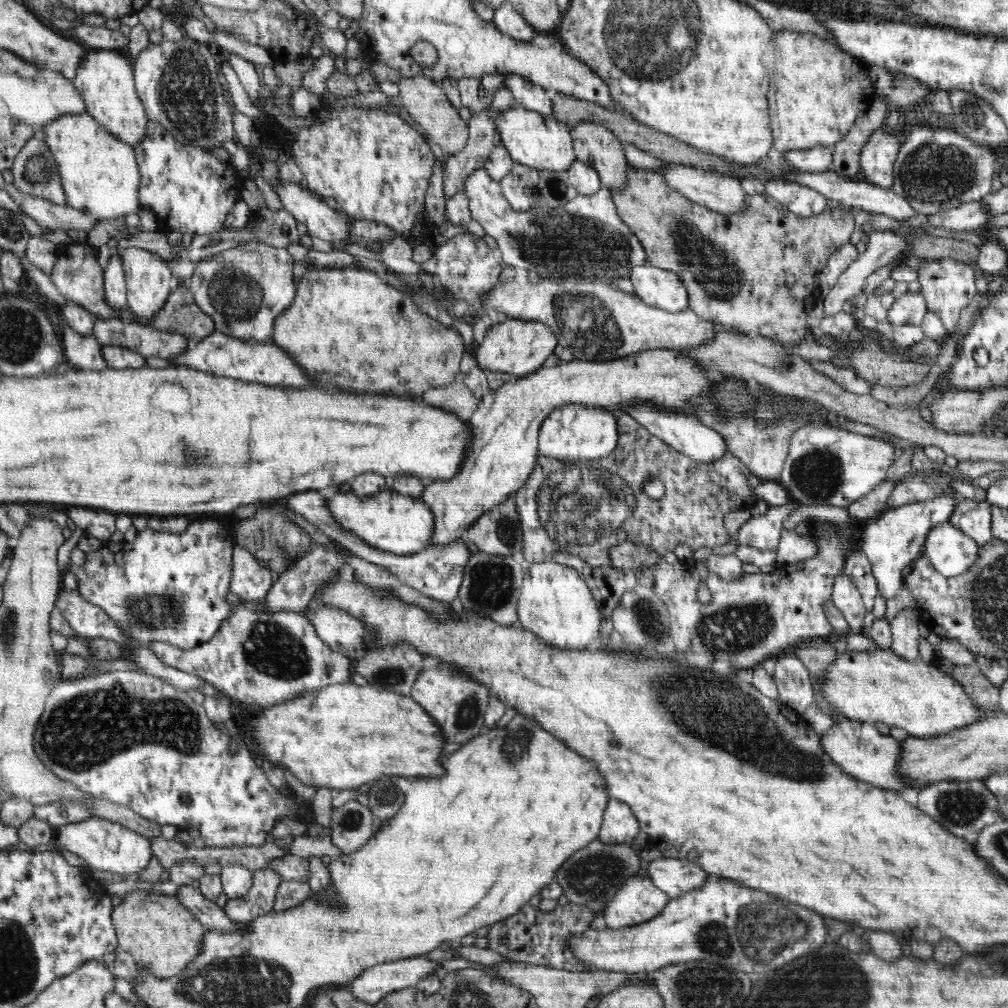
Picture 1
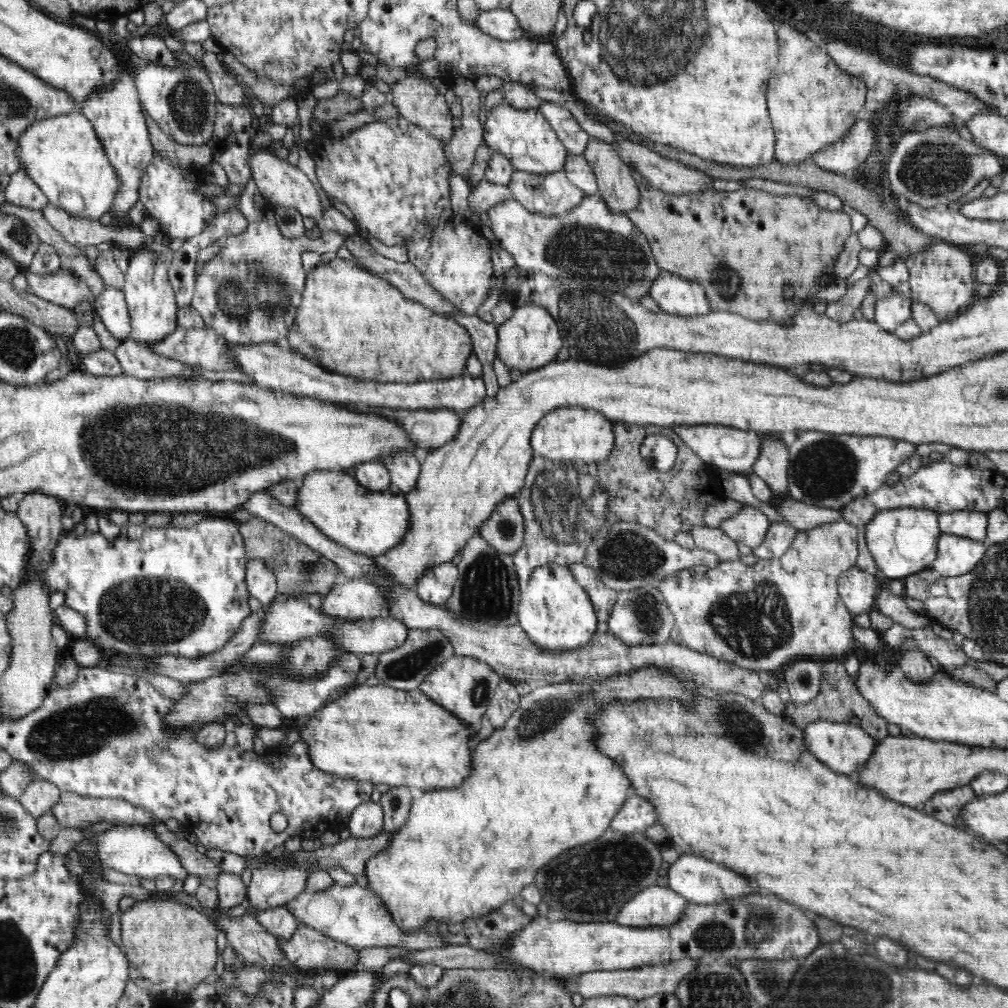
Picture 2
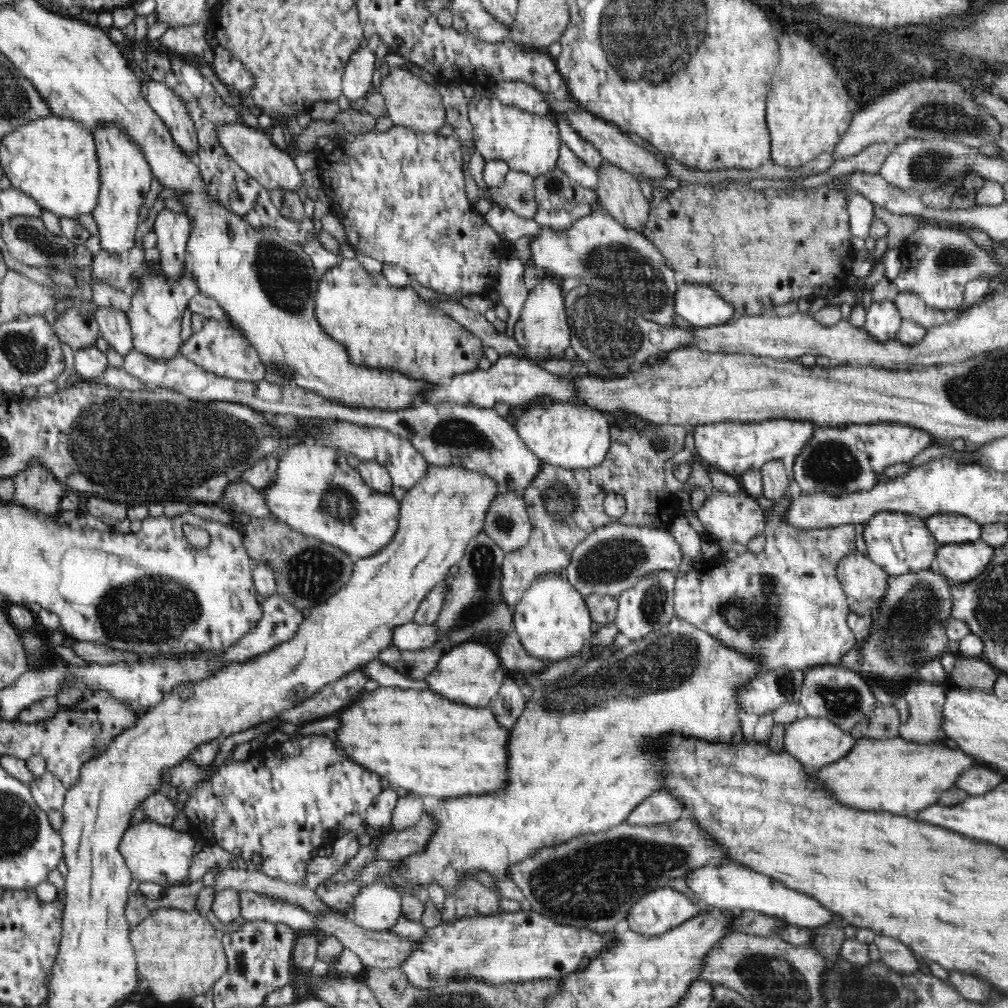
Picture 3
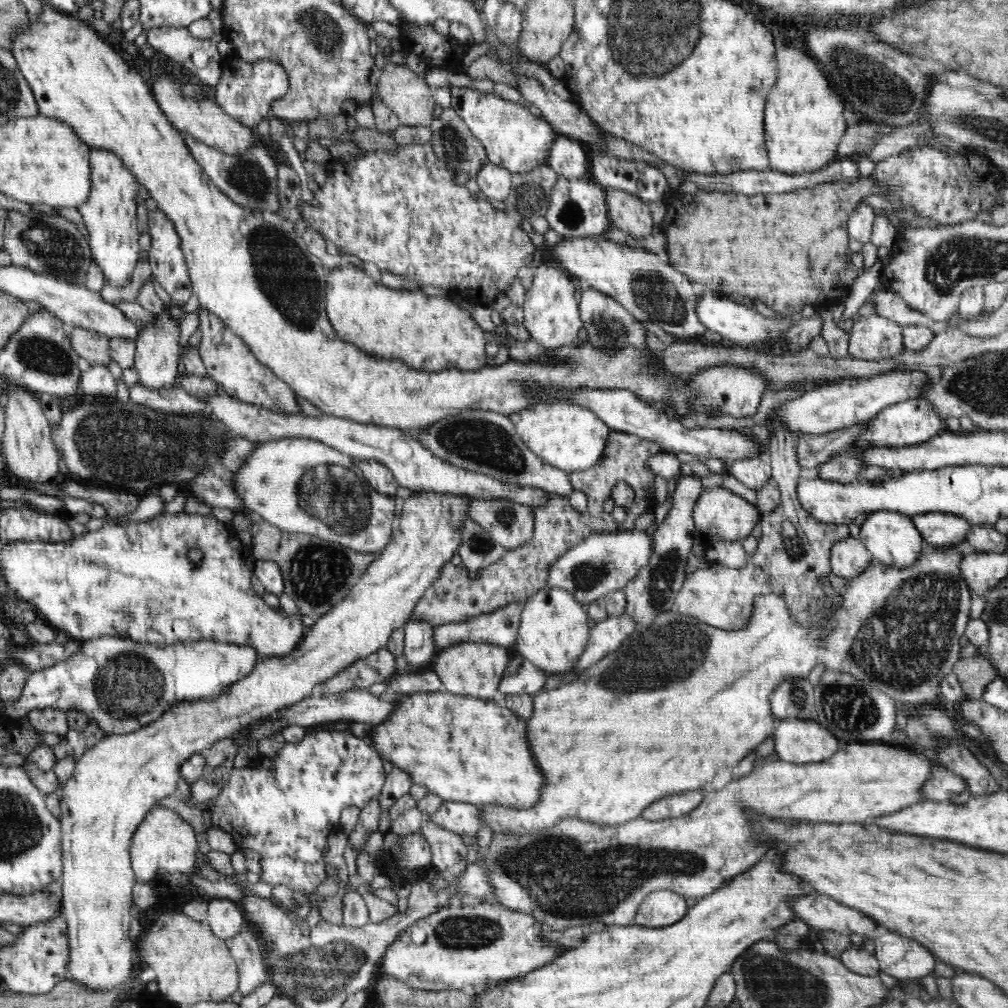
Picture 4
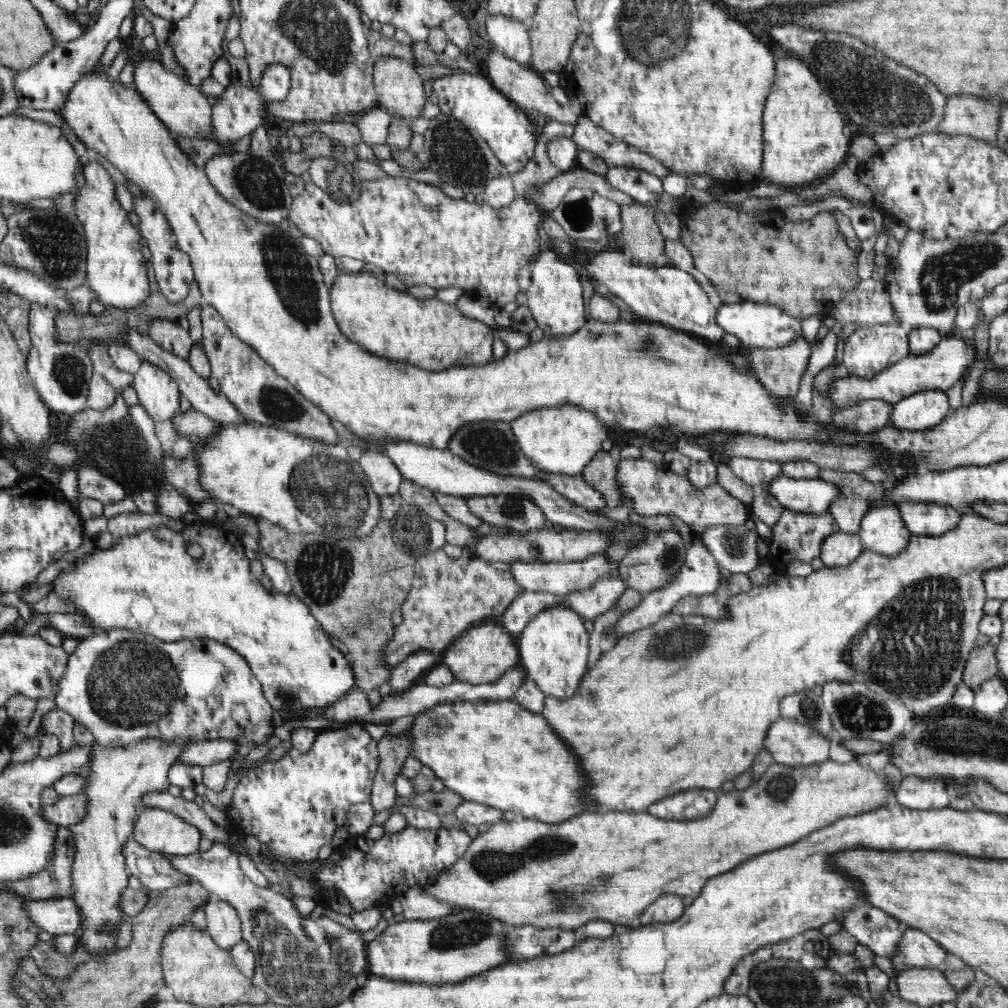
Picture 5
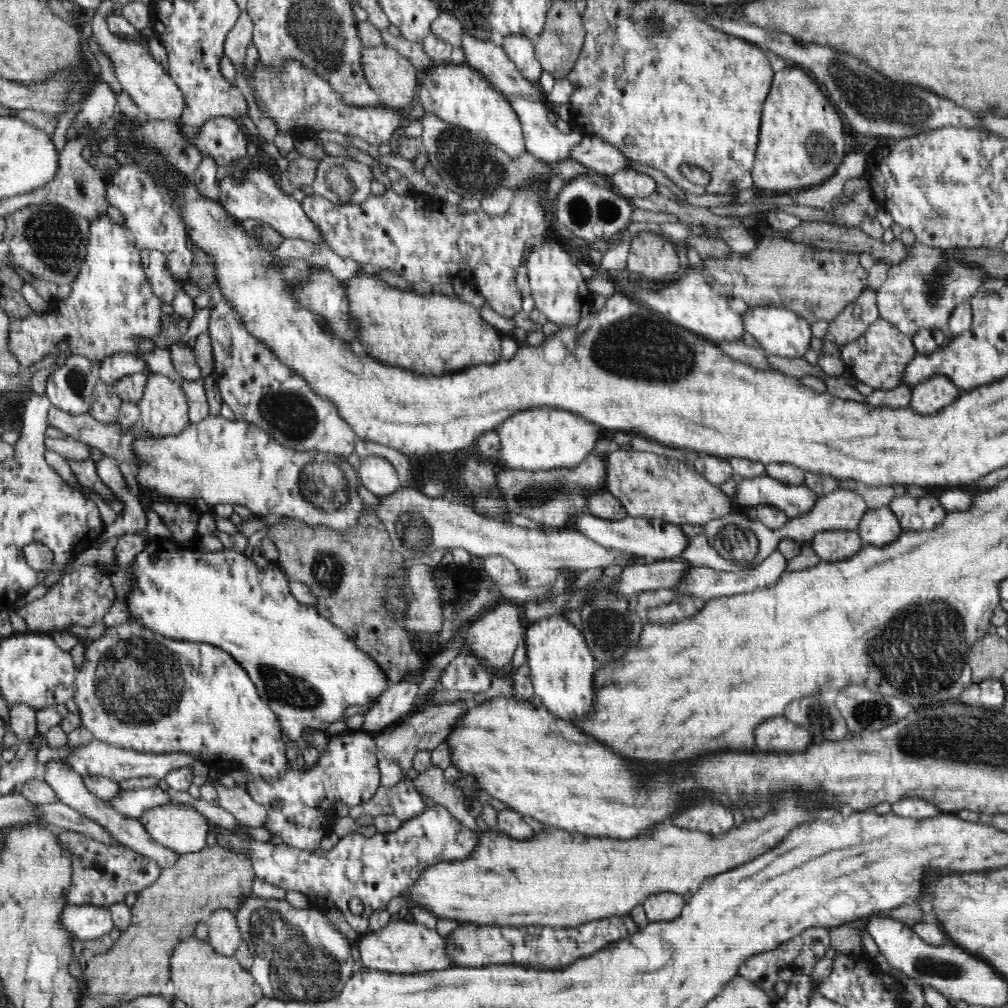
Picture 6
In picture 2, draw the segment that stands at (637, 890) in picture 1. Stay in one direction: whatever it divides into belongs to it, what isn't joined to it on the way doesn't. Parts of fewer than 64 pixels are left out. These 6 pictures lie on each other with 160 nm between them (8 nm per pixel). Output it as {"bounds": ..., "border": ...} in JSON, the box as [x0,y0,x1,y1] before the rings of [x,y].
{"bounds":[615,885,688,928],"border":[[[652,885],[636,893],[616,915],[615,923],[634,928],[668,928],[682,918],[688,904],[670,887]]]}

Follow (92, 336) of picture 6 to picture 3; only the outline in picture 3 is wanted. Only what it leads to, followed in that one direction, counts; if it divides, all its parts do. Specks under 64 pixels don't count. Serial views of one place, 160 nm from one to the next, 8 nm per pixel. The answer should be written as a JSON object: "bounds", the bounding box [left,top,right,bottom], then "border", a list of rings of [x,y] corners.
{"bounds":[92,123,153,255],"border":[[[114,123],[98,125],[93,135],[100,171],[100,192],[92,215],[98,225],[101,248],[108,253],[119,255],[134,247],[136,242],[136,230],[141,223],[138,210],[150,190],[150,182],[153,181],[152,169],[142,149]]]}

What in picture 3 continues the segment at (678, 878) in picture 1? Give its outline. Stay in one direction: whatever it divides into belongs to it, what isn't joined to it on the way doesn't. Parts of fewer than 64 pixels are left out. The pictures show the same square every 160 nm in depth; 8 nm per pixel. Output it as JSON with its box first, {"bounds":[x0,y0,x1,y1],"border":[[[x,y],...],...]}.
{"bounds":[685,862,838,930],"border":[[[724,862],[718,867],[704,865],[692,869],[685,874],[685,880],[688,888],[698,898],[703,898],[707,906],[711,906],[711,908],[734,912],[755,911],[812,930],[824,926],[828,922],[838,920],[834,913],[830,913],[821,904],[814,902],[810,896],[788,890],[780,882],[774,882],[770,877],[766,878],[766,875],[754,872],[754,870],[744,866],[736,866],[730,862]]]}

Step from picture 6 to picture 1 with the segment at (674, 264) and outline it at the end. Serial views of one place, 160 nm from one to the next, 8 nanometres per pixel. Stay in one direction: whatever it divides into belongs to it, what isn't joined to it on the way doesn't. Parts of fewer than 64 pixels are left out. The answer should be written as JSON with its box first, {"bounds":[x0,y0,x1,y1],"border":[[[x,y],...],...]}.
{"bounds":[570,121,628,191],"border":[[[592,121],[579,122],[570,131],[577,159],[598,171],[601,186],[611,191],[624,190],[628,162],[623,142],[612,131]]]}

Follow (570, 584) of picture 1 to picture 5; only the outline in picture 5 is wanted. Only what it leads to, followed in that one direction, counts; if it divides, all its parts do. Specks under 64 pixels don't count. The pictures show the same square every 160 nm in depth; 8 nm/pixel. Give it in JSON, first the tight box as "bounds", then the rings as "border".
{"bounds":[516,605,588,698],"border":[[[566,605],[545,608],[524,627],[516,638],[520,666],[540,691],[556,698],[570,698],[588,668],[588,635],[584,619]]]}

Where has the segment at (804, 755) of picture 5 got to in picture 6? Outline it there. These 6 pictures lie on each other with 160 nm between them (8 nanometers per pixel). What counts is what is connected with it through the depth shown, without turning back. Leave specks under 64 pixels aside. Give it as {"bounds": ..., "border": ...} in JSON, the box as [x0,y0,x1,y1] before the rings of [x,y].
{"bounds":[754,715,817,754],"border":[[[783,715],[760,722],[754,728],[754,740],[760,751],[792,754],[808,750],[817,738],[808,727],[796,724]]]}

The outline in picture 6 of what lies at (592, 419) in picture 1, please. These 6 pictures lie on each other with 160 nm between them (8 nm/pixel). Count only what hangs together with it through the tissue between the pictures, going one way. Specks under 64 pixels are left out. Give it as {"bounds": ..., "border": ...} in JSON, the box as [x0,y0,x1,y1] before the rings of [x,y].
{"bounds":[498,407,599,471],"border":[[[551,407],[520,410],[498,428],[502,467],[526,471],[574,469],[595,450],[599,431],[594,423],[568,410]]]}

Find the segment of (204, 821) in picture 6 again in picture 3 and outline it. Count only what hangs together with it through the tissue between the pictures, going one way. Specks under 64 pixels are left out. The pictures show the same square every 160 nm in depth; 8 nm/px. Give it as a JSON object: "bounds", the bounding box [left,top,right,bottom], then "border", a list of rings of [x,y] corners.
{"bounds":[118,819,196,888],"border":[[[147,819],[128,827],[118,845],[135,880],[160,883],[164,888],[186,880],[195,855],[194,848],[196,841],[191,831],[176,831],[172,825],[164,826]]]}

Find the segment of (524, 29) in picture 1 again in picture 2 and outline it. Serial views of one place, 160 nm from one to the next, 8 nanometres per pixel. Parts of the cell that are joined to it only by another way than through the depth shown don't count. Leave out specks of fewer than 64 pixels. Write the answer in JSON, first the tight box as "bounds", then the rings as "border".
{"bounds":[476,8,525,41],"border":[[[510,8],[481,11],[476,24],[483,34],[500,40],[513,41],[525,37]]]}

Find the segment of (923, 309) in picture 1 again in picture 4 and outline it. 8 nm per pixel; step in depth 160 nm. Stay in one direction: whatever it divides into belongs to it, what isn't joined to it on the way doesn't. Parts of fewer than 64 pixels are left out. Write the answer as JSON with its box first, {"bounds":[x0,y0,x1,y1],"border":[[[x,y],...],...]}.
{"bounds":[848,313,903,359],"border":[[[878,313],[856,318],[849,332],[848,351],[862,359],[889,359],[902,352],[903,328]]]}

